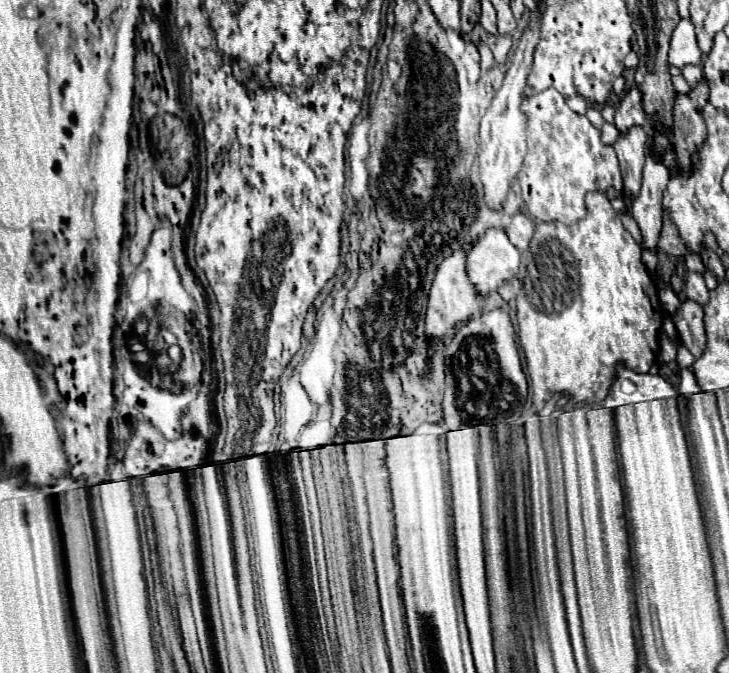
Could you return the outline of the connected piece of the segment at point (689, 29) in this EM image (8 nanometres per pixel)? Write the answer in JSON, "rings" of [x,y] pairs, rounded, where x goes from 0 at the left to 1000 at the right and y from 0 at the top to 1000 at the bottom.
{"rings":[[[934,30],[920,53],[918,95],[937,101],[942,95],[962,95],[964,77],[956,68],[956,53],[948,30]]]}

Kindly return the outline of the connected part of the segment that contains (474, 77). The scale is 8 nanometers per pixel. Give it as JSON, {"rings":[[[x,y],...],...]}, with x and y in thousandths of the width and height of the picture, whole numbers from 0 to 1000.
{"rings":[[[643,62],[635,77],[635,95],[641,101],[641,113],[643,113],[646,125],[652,125],[657,119],[657,77],[649,62]]]}

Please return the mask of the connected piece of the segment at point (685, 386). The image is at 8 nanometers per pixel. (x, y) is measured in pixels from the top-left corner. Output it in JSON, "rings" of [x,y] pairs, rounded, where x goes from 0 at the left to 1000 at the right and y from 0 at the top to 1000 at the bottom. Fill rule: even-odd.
{"rings":[[[937,547],[937,550],[934,550],[931,582],[934,582],[937,588],[942,588],[942,585],[953,585],[953,582],[962,582],[962,577],[959,577],[959,571],[956,571],[956,562],[951,559],[951,550],[948,550],[948,547]]]}

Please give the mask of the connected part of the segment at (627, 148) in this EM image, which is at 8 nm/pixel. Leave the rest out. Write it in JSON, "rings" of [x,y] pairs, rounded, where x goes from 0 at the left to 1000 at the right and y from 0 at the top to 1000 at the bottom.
{"rings":[[[879,187],[863,190],[863,196],[852,199],[841,217],[857,267],[855,294],[857,300],[866,300],[879,279],[879,256],[888,232],[888,196]]]}

